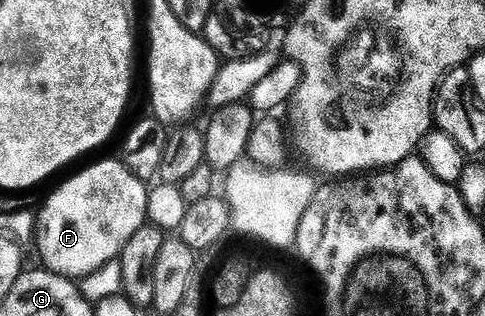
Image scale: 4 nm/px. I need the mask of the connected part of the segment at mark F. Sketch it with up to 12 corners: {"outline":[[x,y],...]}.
{"outline":[[118,159],[69,177],[33,224],[48,272],[118,261],[148,185]]}

